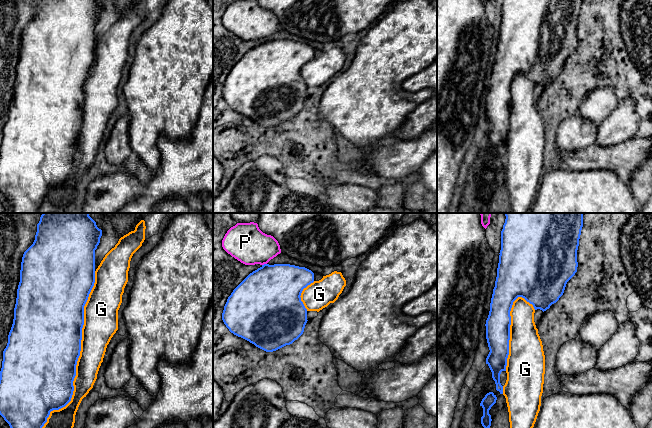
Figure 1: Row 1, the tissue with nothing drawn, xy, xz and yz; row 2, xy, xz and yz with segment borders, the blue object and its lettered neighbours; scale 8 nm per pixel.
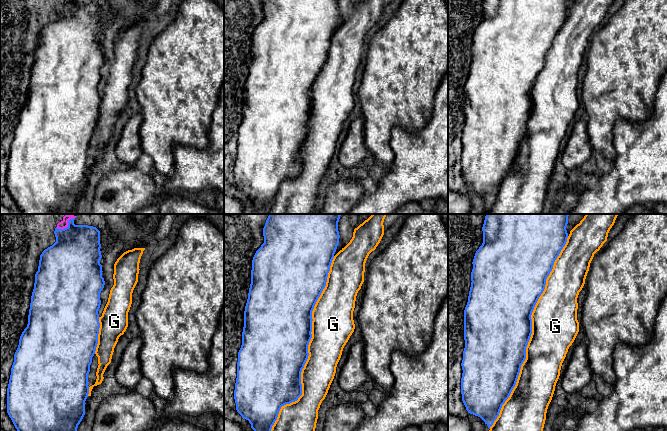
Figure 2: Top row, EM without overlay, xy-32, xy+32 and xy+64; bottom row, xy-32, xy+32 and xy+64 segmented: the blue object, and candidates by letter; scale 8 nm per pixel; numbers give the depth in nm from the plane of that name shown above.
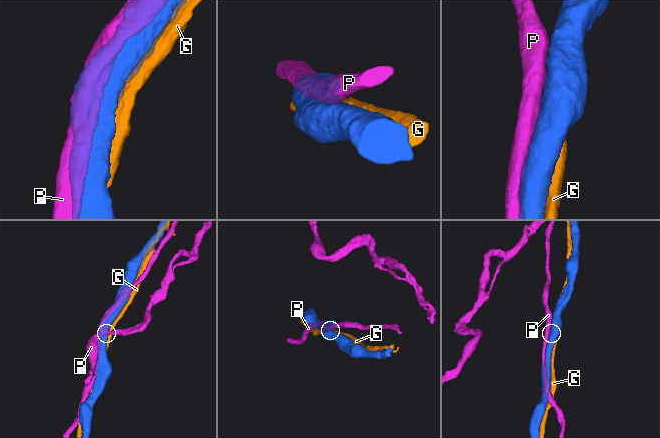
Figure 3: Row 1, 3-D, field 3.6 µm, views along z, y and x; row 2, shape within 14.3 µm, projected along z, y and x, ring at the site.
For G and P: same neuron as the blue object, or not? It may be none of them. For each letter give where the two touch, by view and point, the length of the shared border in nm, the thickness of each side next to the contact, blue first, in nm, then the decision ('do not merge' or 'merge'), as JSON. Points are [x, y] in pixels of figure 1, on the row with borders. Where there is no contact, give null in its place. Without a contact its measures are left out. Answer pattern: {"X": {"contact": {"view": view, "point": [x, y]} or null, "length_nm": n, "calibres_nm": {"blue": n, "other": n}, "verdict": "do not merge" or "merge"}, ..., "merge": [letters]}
{"G": {"contact": {"view": "xy", "point": [79, 353]}, "length_nm": 1350, "calibres_nm": {"blue": 500, "other": 260}, "verdict": "merge"}, "P": {"contact": {"view": "xz", "point": [264, 264]}, "length_nm": 40, "calibres_nm": {"blue": 460, "other": 300}, "verdict": "do not merge"}, "merge": ["G"]}

